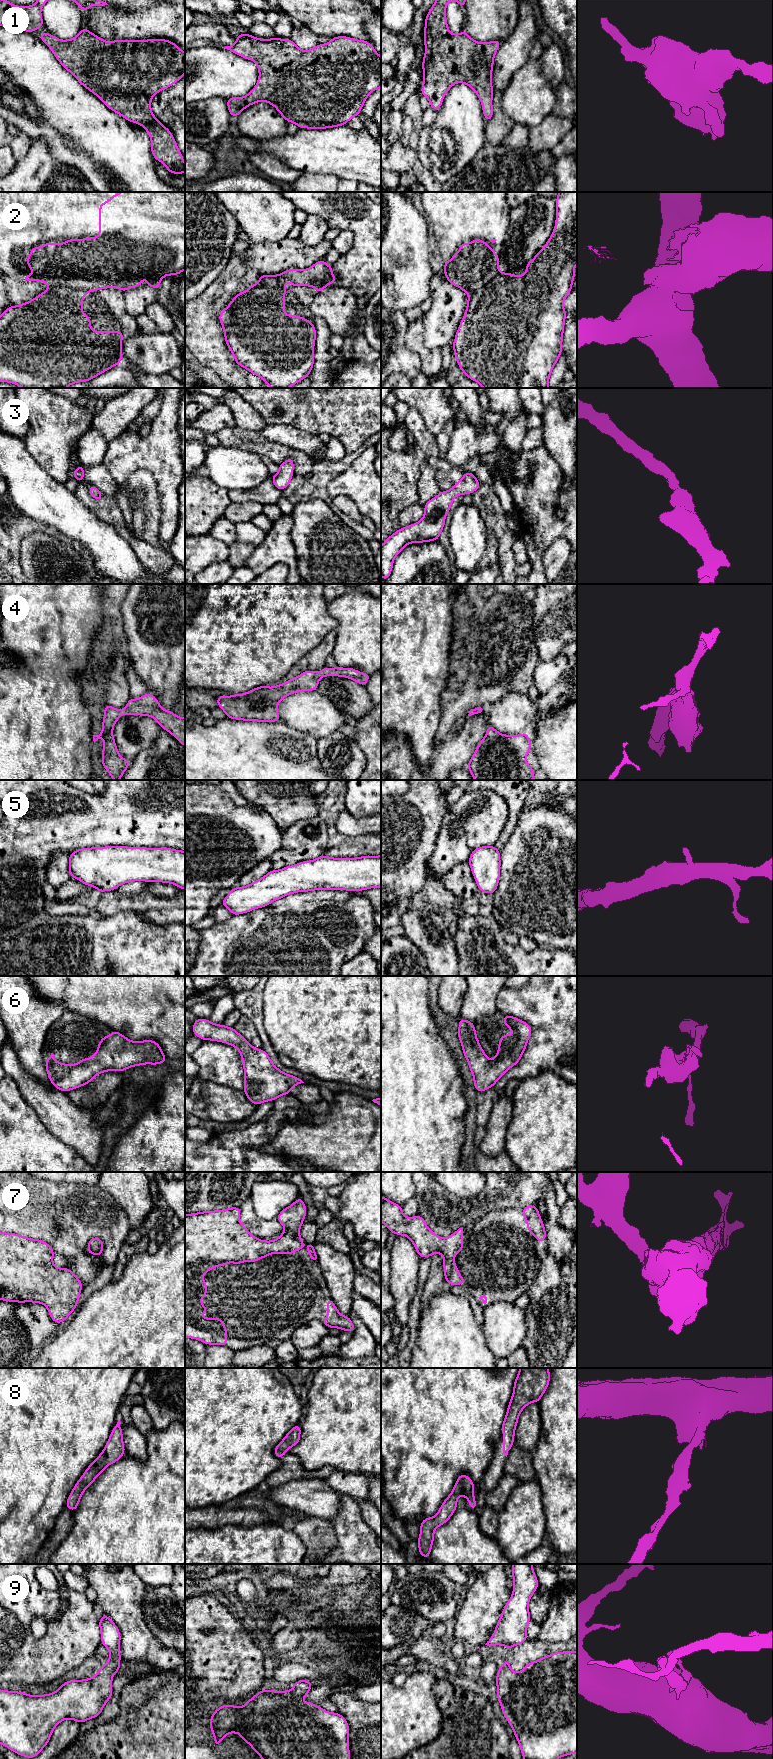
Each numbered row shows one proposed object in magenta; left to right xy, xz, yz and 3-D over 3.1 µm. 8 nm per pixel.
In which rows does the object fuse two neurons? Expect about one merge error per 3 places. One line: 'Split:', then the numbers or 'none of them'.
Split: 2

